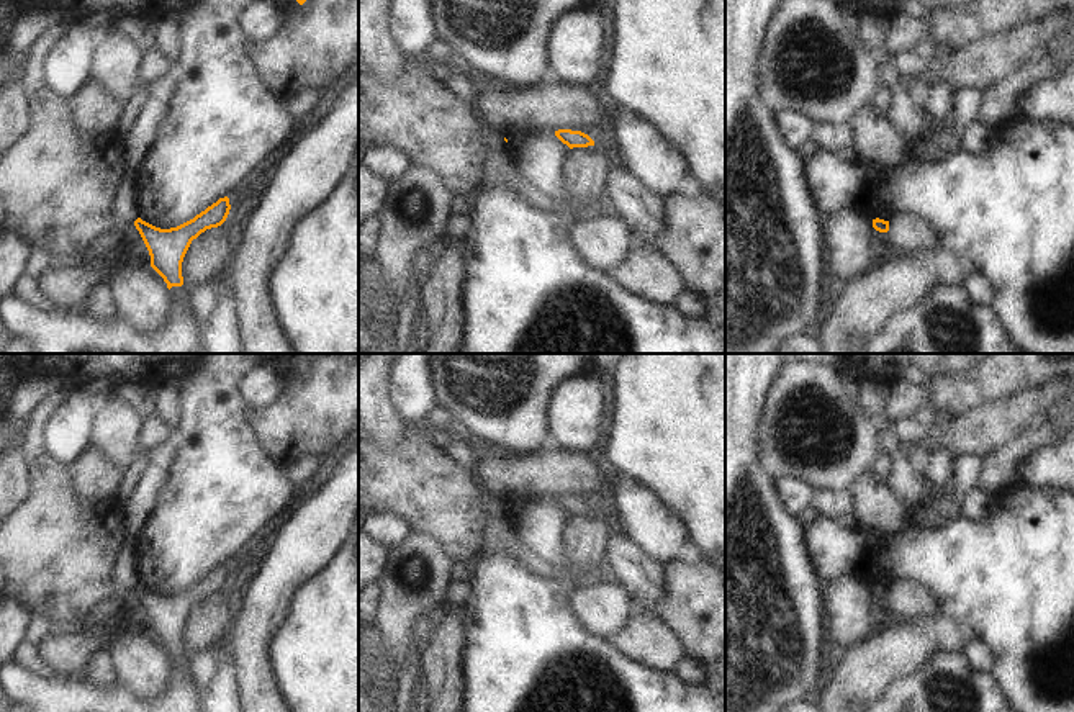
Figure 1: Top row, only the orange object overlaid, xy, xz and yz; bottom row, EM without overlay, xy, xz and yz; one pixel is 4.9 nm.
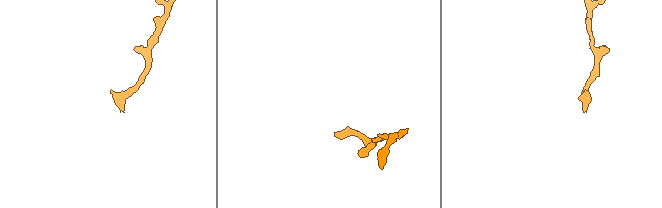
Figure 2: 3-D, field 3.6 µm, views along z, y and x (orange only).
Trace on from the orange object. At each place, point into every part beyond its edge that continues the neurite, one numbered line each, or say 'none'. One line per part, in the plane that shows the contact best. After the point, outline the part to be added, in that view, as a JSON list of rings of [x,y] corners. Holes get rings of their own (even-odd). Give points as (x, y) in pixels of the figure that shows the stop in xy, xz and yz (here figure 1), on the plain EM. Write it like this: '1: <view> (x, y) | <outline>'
1: xy (182, 660) | [[[185,651],[172,653],[170,655],[170,663],[172,663],[172,666],[178,666],[182,669],[188,669],[190,668],[190,656]]]

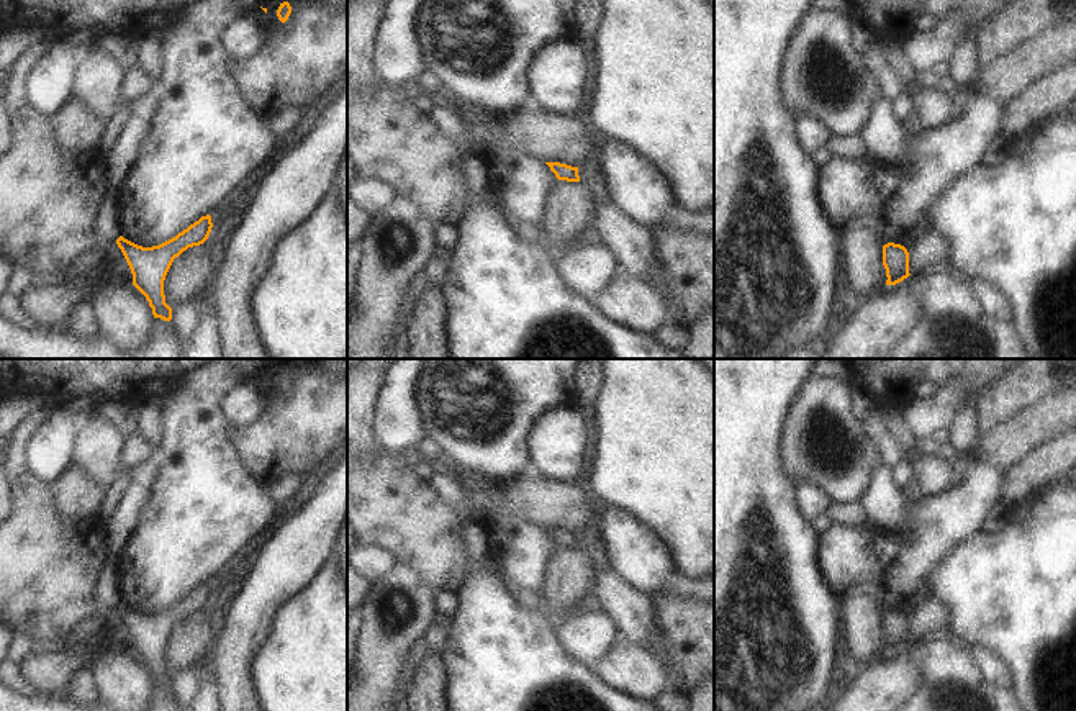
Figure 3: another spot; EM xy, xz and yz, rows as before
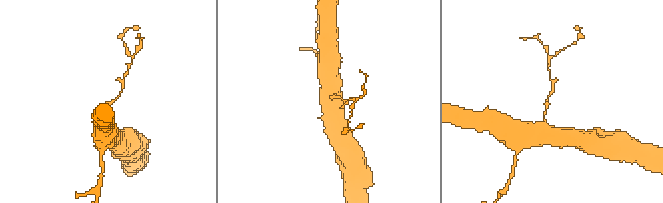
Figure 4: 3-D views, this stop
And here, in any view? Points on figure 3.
none

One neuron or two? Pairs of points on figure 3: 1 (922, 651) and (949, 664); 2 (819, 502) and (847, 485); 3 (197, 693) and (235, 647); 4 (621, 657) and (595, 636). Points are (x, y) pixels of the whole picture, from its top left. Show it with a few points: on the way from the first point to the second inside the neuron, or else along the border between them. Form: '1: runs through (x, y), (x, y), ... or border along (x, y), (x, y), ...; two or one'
1: runs through (929, 651), (942, 661); one
2: border along (798, 480), (818, 484), (832, 502); two
3: border along (208, 662), (217, 693); two
4: border along (619, 638), (598, 662); two

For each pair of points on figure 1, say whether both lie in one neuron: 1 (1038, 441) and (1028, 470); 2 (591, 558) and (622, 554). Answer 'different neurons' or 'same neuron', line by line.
1: different neurons
2: different neurons

